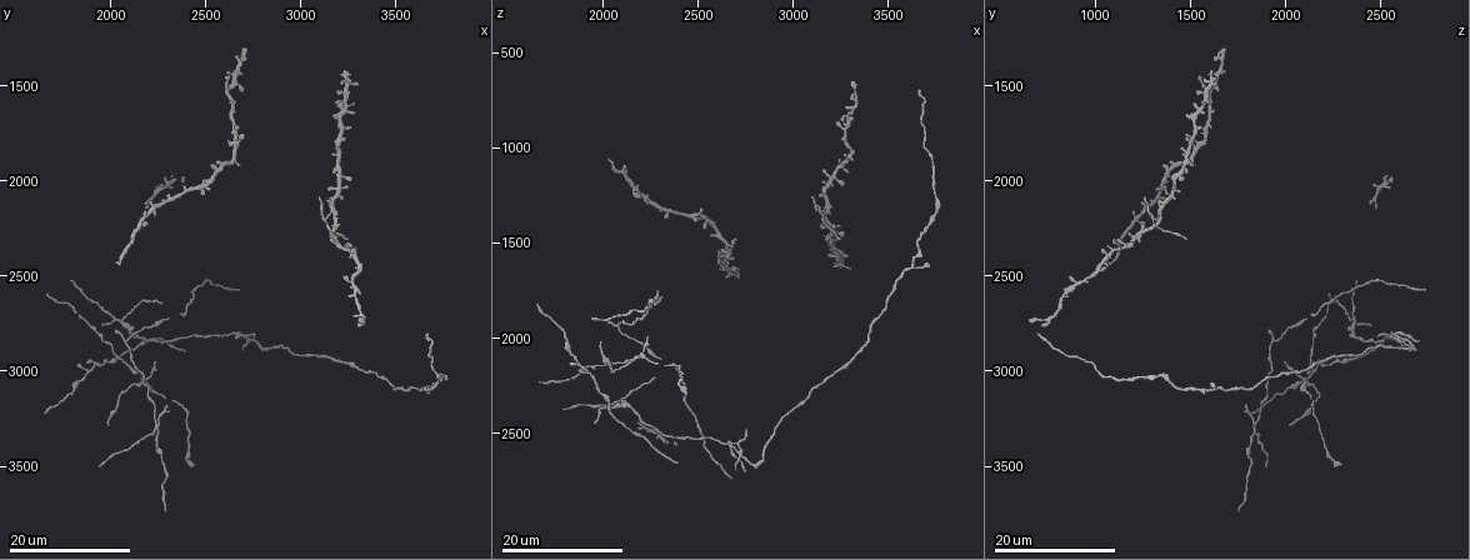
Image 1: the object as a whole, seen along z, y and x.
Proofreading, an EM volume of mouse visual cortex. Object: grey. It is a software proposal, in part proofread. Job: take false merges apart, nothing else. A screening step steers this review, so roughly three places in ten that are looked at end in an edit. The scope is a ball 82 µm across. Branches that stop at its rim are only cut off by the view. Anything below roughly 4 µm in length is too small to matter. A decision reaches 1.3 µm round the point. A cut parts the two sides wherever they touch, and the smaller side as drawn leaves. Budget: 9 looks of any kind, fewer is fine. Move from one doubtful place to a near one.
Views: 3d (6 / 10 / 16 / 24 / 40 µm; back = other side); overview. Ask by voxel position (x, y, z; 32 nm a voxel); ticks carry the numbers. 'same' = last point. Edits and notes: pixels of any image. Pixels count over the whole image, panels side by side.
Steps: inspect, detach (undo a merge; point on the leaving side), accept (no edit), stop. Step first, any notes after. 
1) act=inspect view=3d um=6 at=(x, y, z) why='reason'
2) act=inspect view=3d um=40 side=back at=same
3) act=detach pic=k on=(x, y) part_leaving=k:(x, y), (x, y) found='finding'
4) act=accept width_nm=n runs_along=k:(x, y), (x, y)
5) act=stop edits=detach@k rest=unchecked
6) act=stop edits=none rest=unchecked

act=inspect view=3d um=24 at=(2680, 2800, 2570) why='four or more arms meet'

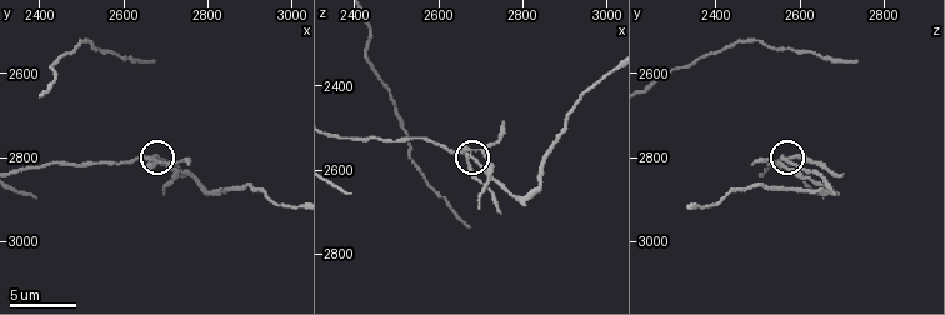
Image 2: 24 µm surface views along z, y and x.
act=inspect view=3d um=10 at=(2670, 2800, 2585)

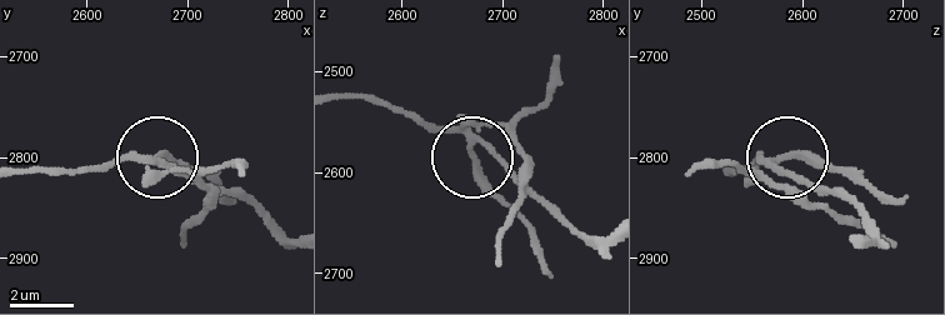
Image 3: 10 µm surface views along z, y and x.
act=inspect view=3d um=6 at=(2670, 2798, 2584)

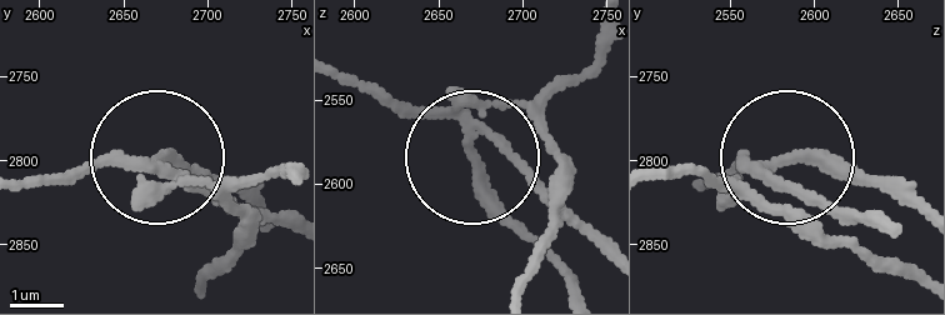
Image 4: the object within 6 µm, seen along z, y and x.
act=detach pic=4 on=(489, 198) side_arm_um=5 part_leaving=4:(756, 168), (744, 194), (918, 275) found='a second neuron is stuck on'

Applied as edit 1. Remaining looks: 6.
act=inspect view=overview why='redraw'

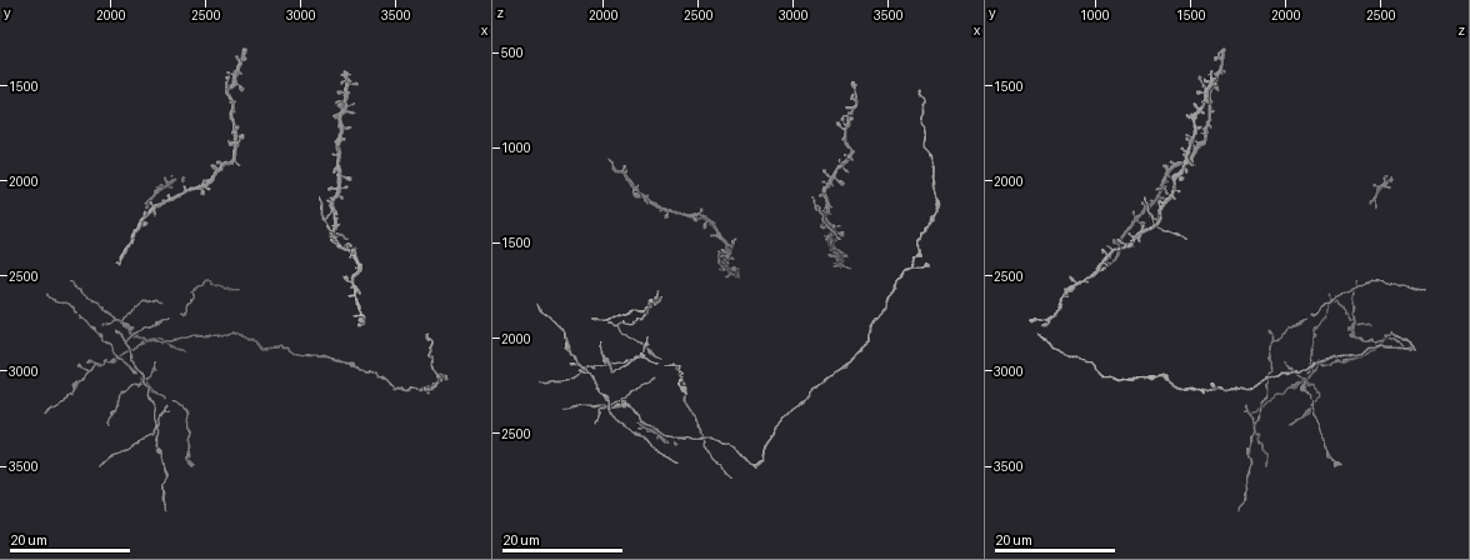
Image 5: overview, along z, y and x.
act=inspect view=3d um=16 at=(2190, 2850, 2450) why='branch point'

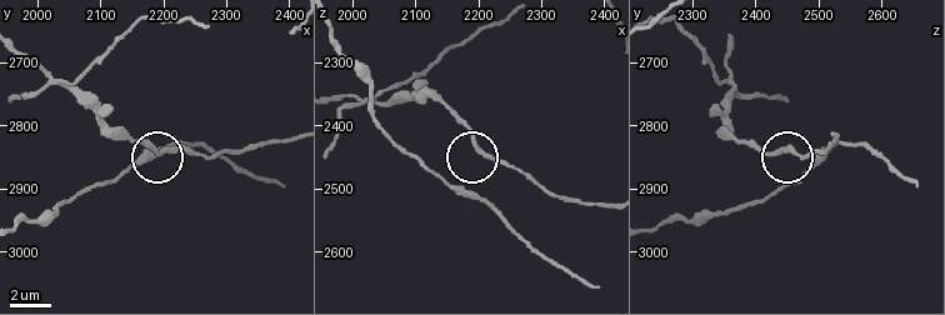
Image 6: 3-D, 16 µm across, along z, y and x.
act=inspect view=3d um=10 at=(2200, 2840, 2440)

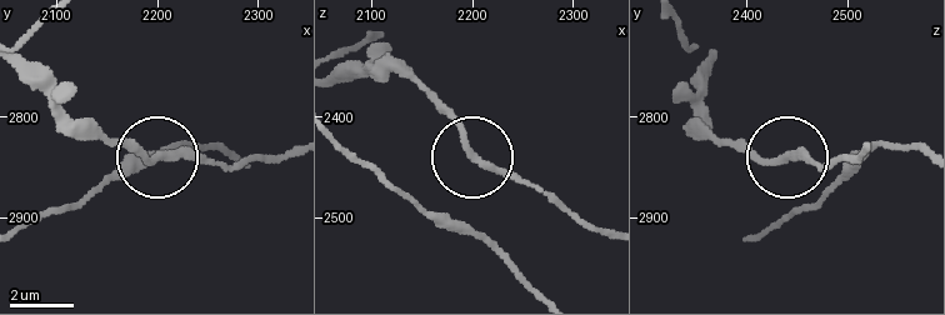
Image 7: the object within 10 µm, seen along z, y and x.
act=accept arms=3 found='all the same neuron'

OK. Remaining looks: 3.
act=inspect view=3d um=24 at=(2040, 2730, 2370) why='small branch off a trunk'

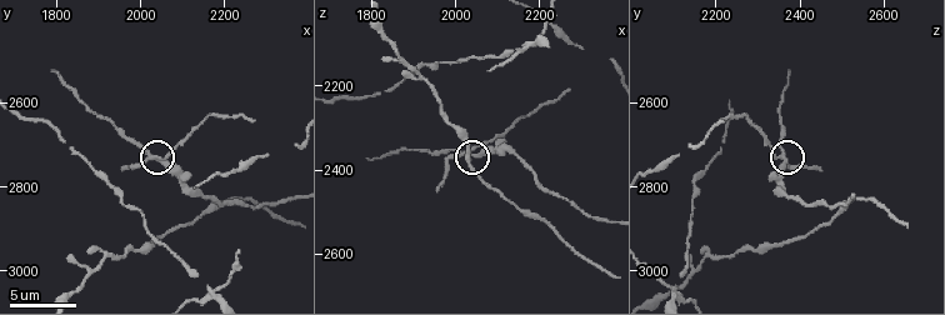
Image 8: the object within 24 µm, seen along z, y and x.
act=inspect view=3d um=6 at=(2030, 2730, 2355)

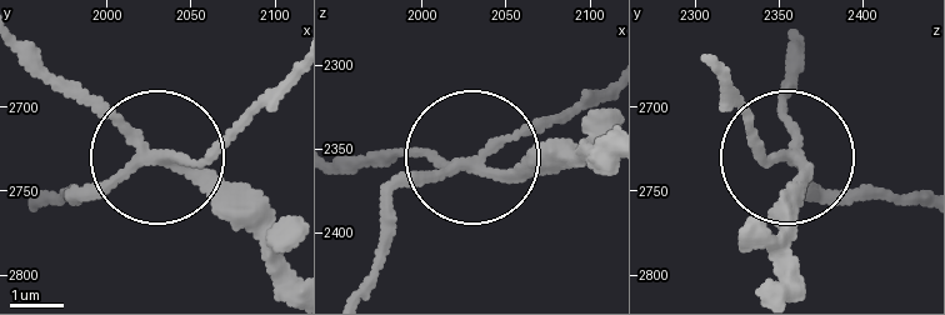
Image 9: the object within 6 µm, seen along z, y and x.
act=detach pic=9 on=(80, 198) arms=4 found='a second neuron is stuck on'

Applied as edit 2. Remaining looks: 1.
act=inspect view=3d um=10 at=(2180, 3050, 2105) why='three arms meet'

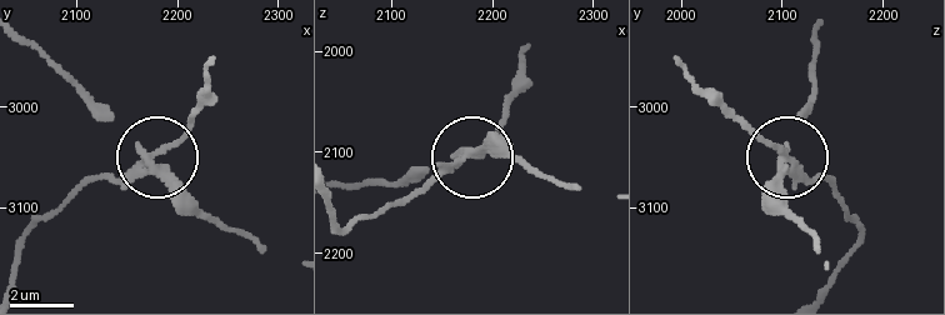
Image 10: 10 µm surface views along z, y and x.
act=detach pic=10 on=(178, 145) part_leaving=10:(140, 168), (86, 178), (25, 240) found='a second neuron is stuck on'

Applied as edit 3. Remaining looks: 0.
act=stop edits=detach@4,detach@9,detach@10 rest=unchecked

